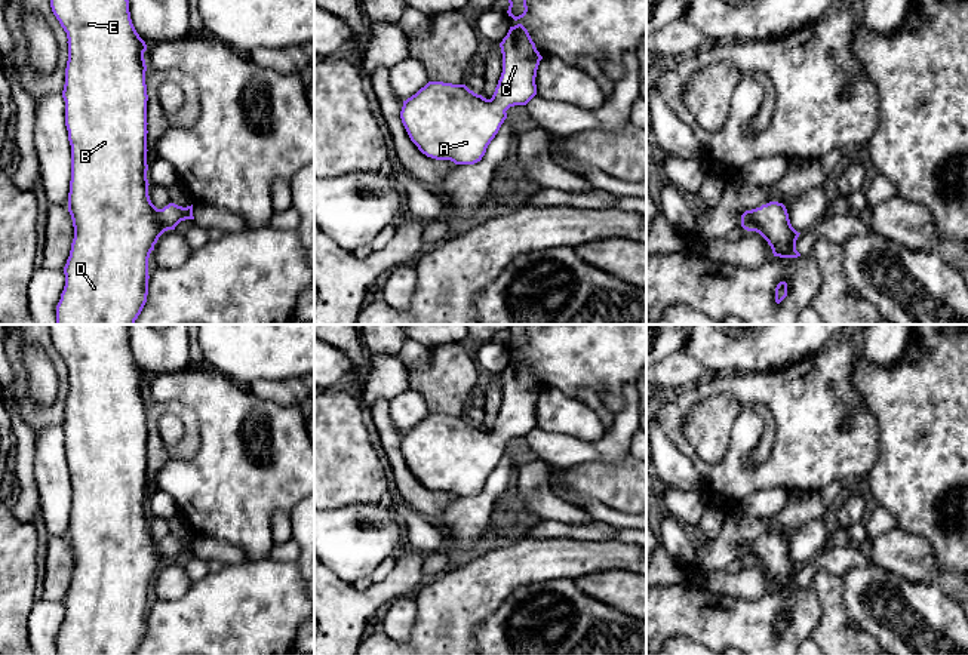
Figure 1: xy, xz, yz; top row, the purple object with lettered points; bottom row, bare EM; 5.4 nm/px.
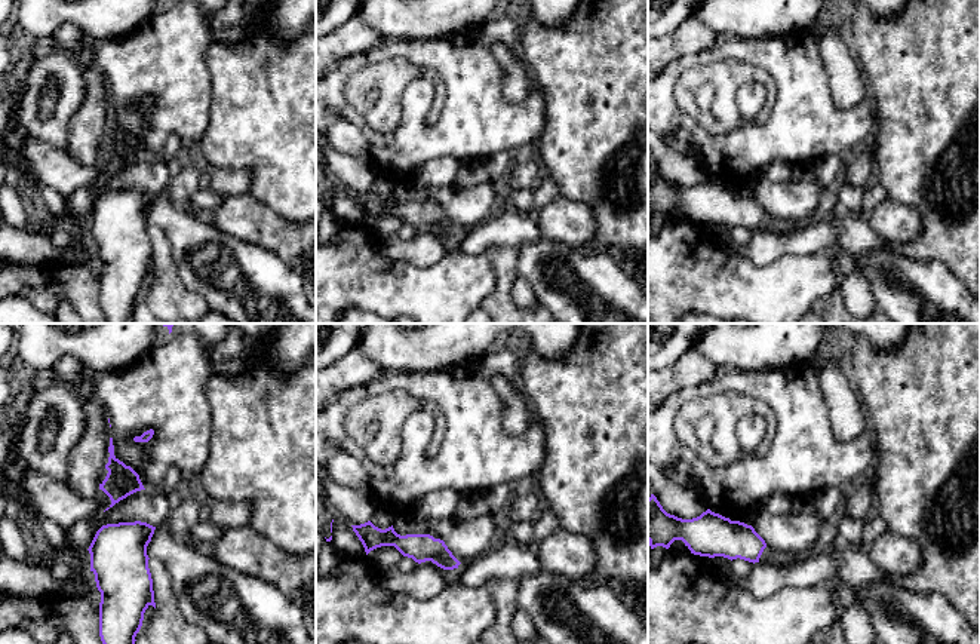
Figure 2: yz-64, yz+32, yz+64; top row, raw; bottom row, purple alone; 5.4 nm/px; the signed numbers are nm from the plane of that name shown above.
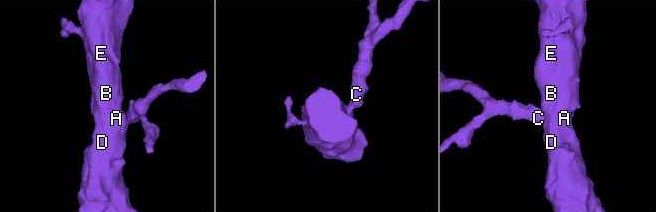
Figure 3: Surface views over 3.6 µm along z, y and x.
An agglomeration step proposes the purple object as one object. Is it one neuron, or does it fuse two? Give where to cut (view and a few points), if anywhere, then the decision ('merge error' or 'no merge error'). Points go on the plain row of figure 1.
no cut; no merge error

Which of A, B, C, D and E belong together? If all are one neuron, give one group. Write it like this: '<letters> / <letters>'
A B C D E

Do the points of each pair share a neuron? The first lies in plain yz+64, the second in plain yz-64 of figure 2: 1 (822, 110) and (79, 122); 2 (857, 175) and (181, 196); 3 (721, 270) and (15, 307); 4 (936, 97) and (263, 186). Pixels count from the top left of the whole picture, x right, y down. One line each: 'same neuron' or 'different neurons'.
1: different neurons
2: same neuron
3: different neurons
4: same neuron

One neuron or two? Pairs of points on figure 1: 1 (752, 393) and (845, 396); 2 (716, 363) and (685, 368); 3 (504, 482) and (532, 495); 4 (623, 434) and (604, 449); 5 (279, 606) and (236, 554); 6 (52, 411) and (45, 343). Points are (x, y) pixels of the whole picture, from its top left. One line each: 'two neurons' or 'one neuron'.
1: one neuron
2: two neurons
3: two neurons
4: one neuron
5: two neurons
6: one neuron

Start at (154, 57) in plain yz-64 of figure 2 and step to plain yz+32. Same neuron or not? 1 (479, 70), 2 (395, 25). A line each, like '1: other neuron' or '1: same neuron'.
1: same neuron
2: other neuron

